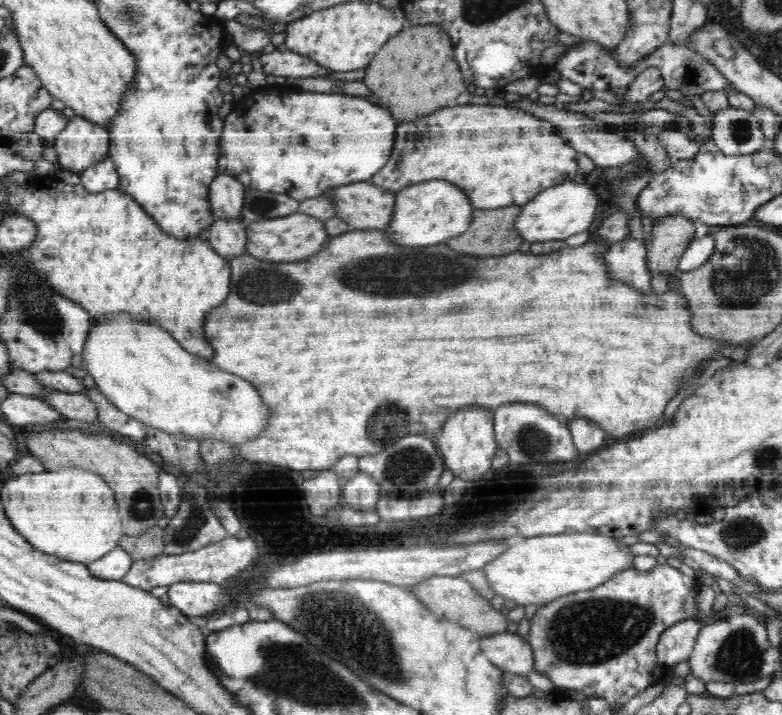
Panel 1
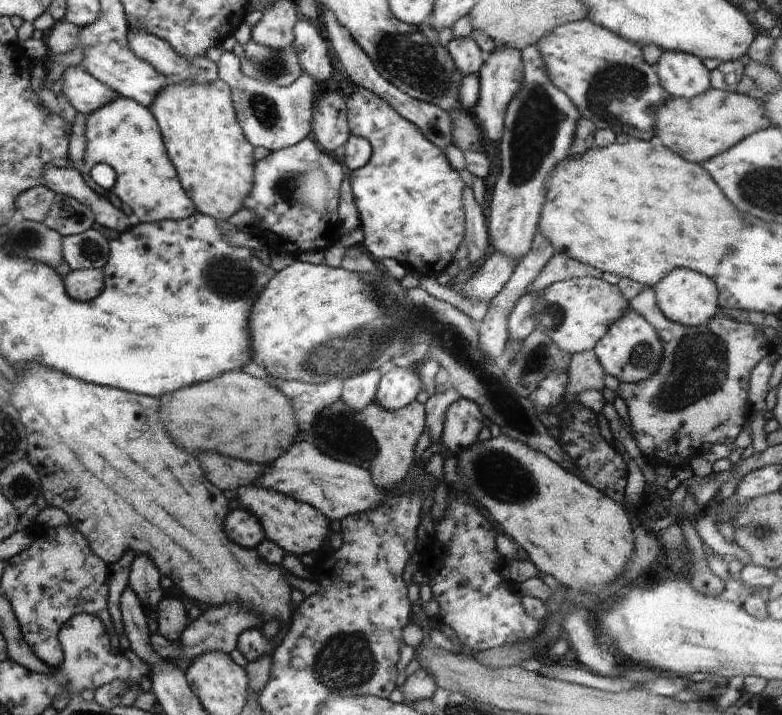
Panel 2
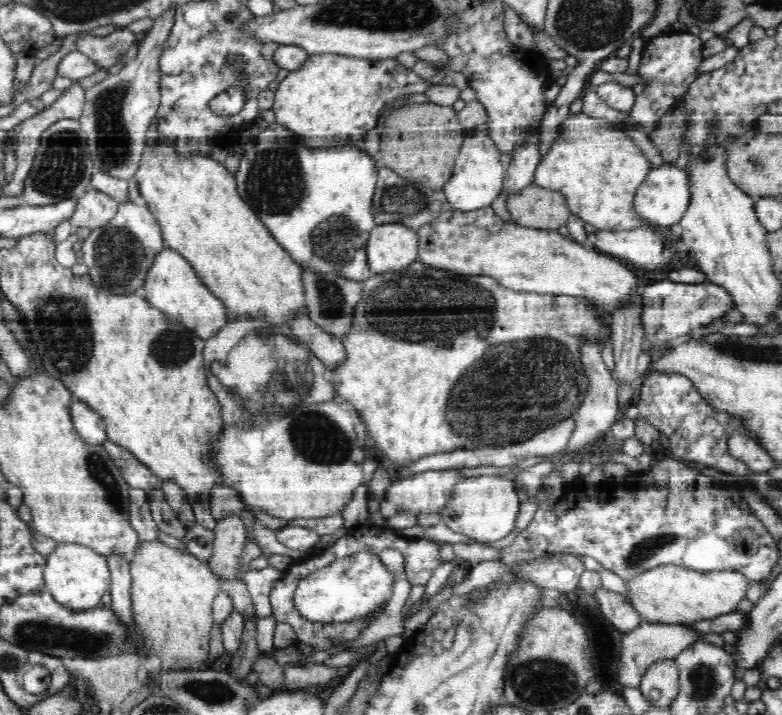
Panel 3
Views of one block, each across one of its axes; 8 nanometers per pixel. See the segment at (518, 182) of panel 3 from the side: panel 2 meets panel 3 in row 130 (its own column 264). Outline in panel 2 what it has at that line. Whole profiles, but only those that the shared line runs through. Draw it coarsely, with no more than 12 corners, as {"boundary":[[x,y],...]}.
{"boundary":[[235,505],[224,530],[232,542],[254,550],[265,539],[259,520]]}

